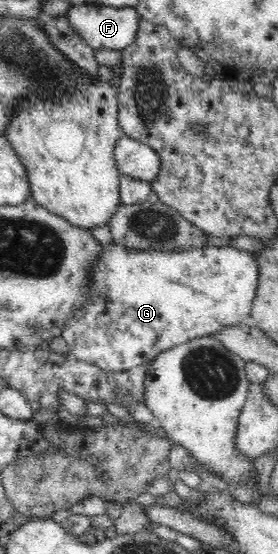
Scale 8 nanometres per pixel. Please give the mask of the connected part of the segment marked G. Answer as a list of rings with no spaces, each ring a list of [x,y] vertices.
[[[116,243],[104,245],[97,263],[89,272],[89,280],[91,280],[92,286],[90,286],[90,294],[87,294],[87,301],[81,306],[81,310],[69,314],[65,322],[65,327],[62,329],[61,336],[63,336],[67,342],[70,352],[76,359],[92,363],[106,371],[120,372],[130,370],[136,366],[140,366],[140,364],[151,362],[162,351],[172,349],[180,343],[185,343],[193,338],[203,337],[204,335],[212,335],[214,332],[220,332],[220,330],[228,328],[228,326],[242,324],[247,316],[251,316],[253,300],[258,292],[258,267],[252,252],[238,250],[230,246],[216,247],[206,245],[203,247],[192,247],[186,250],[174,249],[164,251],[156,249],[130,249]]]

